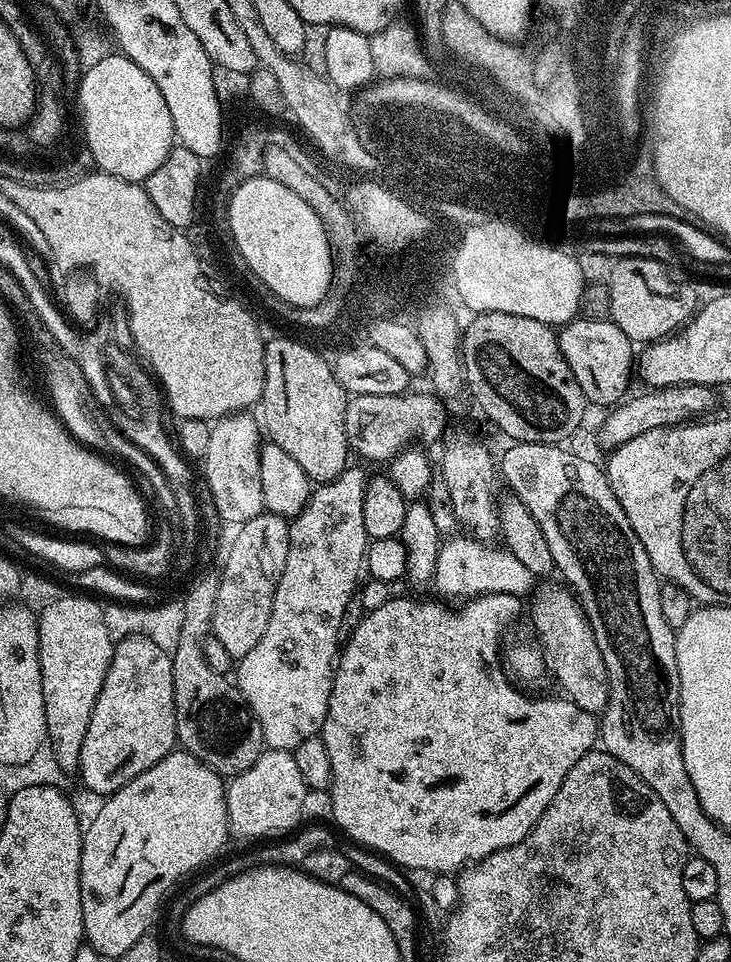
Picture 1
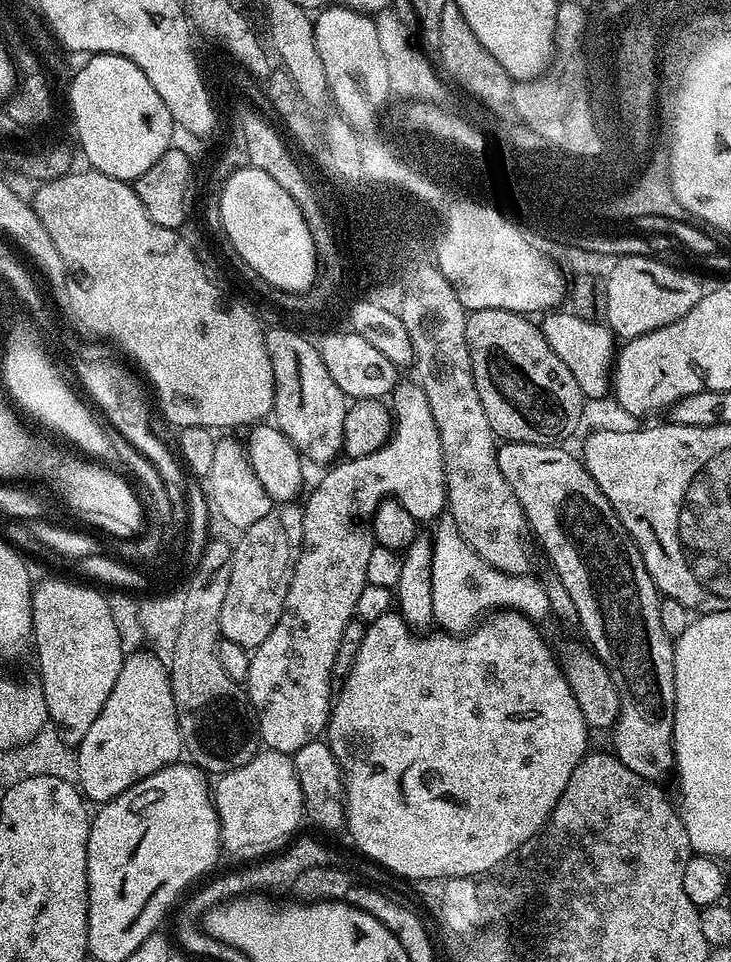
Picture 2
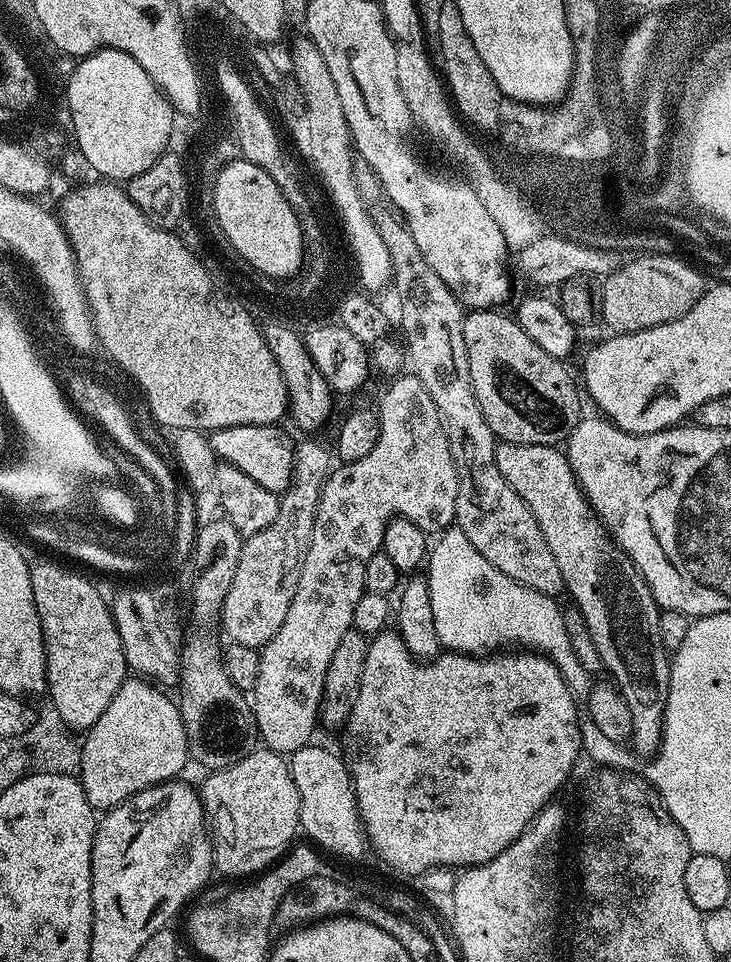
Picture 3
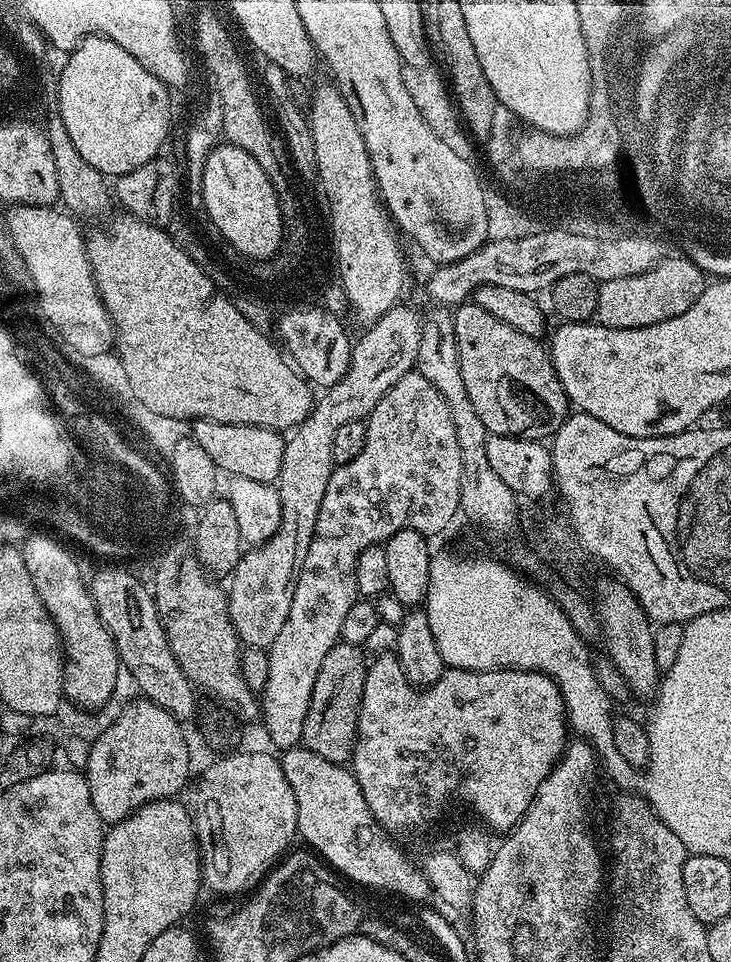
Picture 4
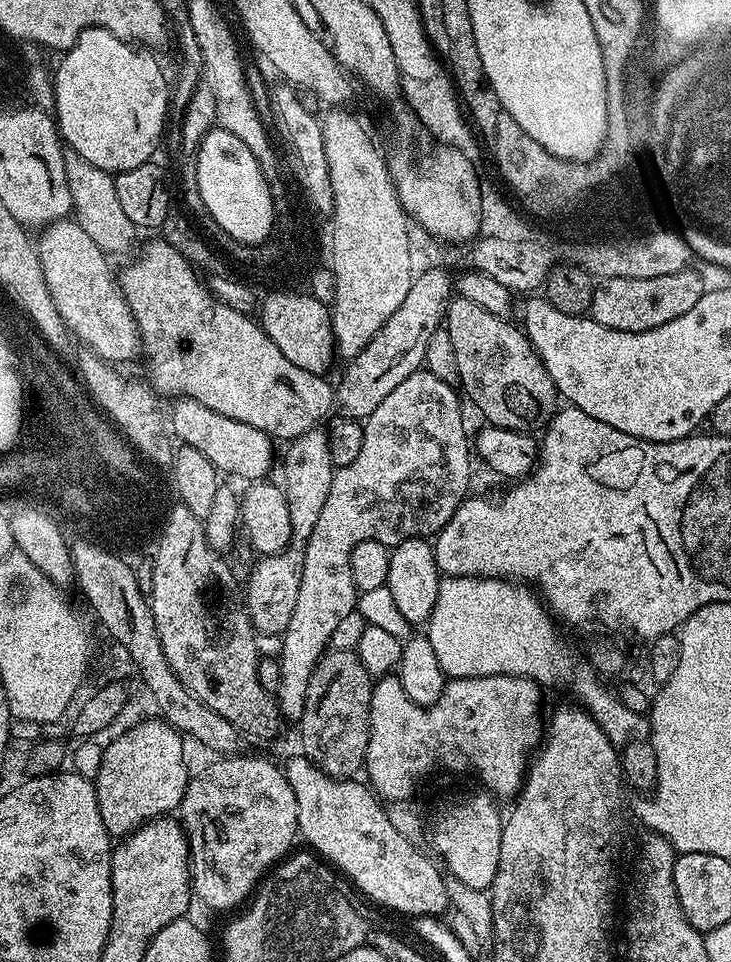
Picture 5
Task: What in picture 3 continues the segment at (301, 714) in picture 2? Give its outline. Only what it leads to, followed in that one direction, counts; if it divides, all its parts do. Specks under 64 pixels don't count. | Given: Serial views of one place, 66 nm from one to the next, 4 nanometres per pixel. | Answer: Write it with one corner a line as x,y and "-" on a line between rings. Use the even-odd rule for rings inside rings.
414,374
404,375
397,375
389,383
393,384
380,400
380,433
374,450
370,450
366,458
358,458
358,462
341,463
340,469
329,471
320,491
312,537
298,574
298,586
290,610
286,610
286,622
282,622
278,634
259,649
260,665
251,706
259,739
269,752
291,754
313,739
312,731
317,731
320,718
323,680
338,642
342,641
348,628
353,627
355,607
365,594
366,562
381,551
388,521
393,516
407,516
409,520
415,520
424,533
440,534
453,527
456,519
457,470
446,430
440,421
440,411
434,406
434,398
426,394
426,386
422,386
420,379

